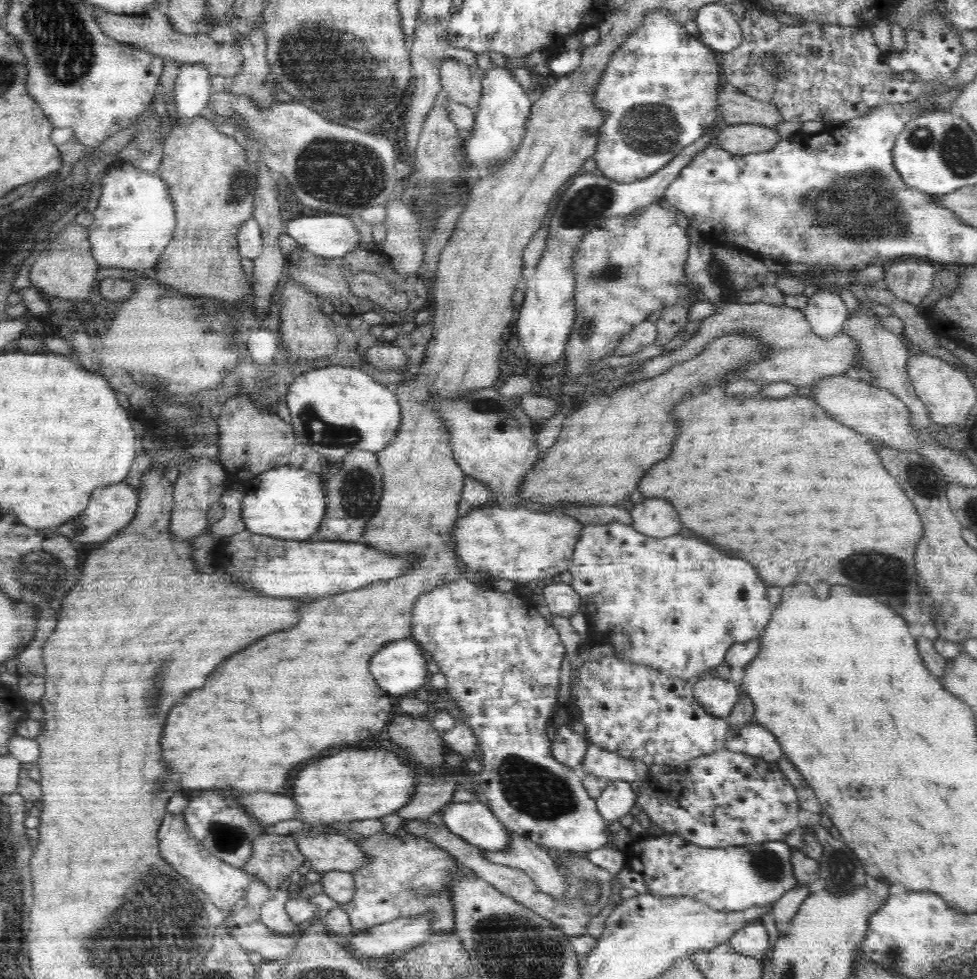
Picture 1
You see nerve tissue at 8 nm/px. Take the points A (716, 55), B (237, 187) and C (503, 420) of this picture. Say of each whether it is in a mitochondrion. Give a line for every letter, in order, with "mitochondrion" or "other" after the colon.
A: other
B: mitochondrion
C: mitochondrion

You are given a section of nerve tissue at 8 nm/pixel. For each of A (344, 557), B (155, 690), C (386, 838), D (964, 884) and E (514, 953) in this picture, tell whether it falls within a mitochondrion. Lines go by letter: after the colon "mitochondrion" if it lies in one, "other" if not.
A: other
B: mitochondrion
C: other
D: other
E: mitochondrion

